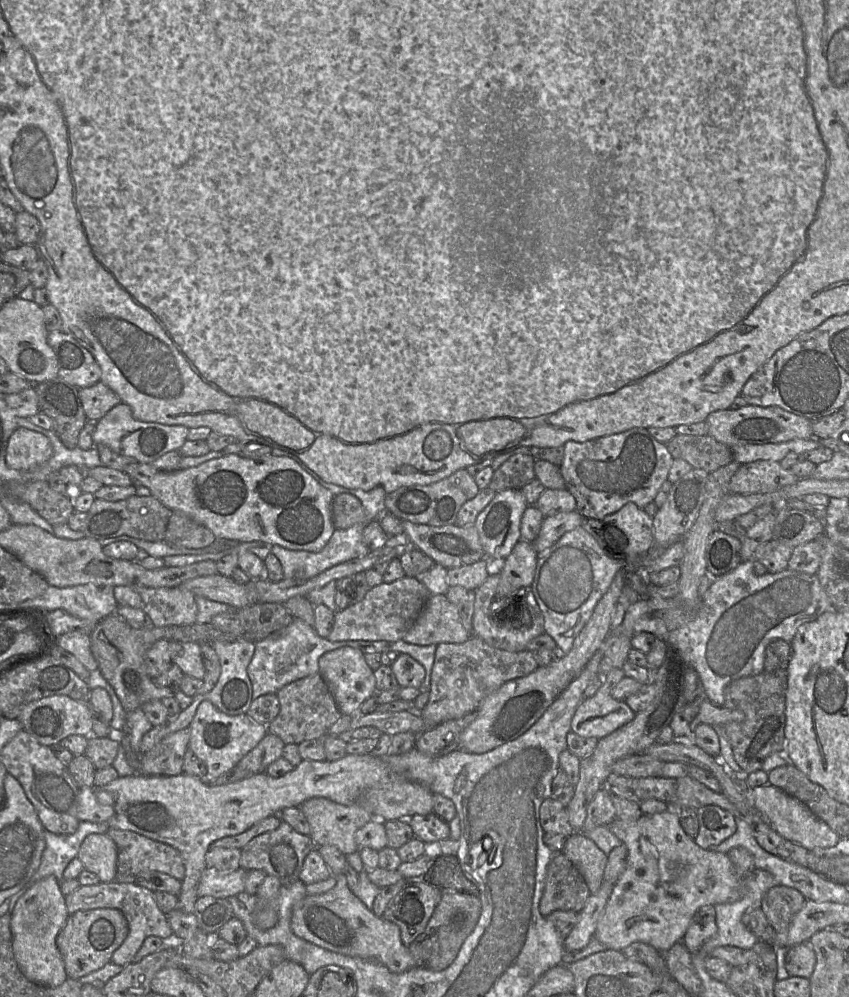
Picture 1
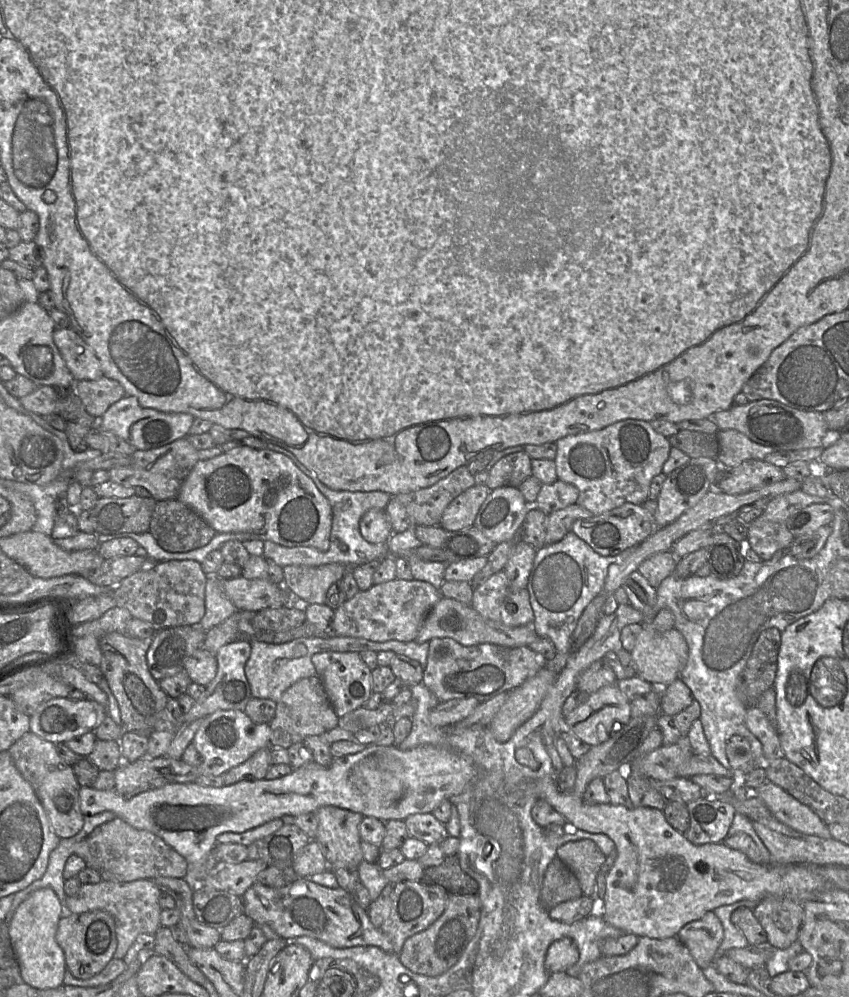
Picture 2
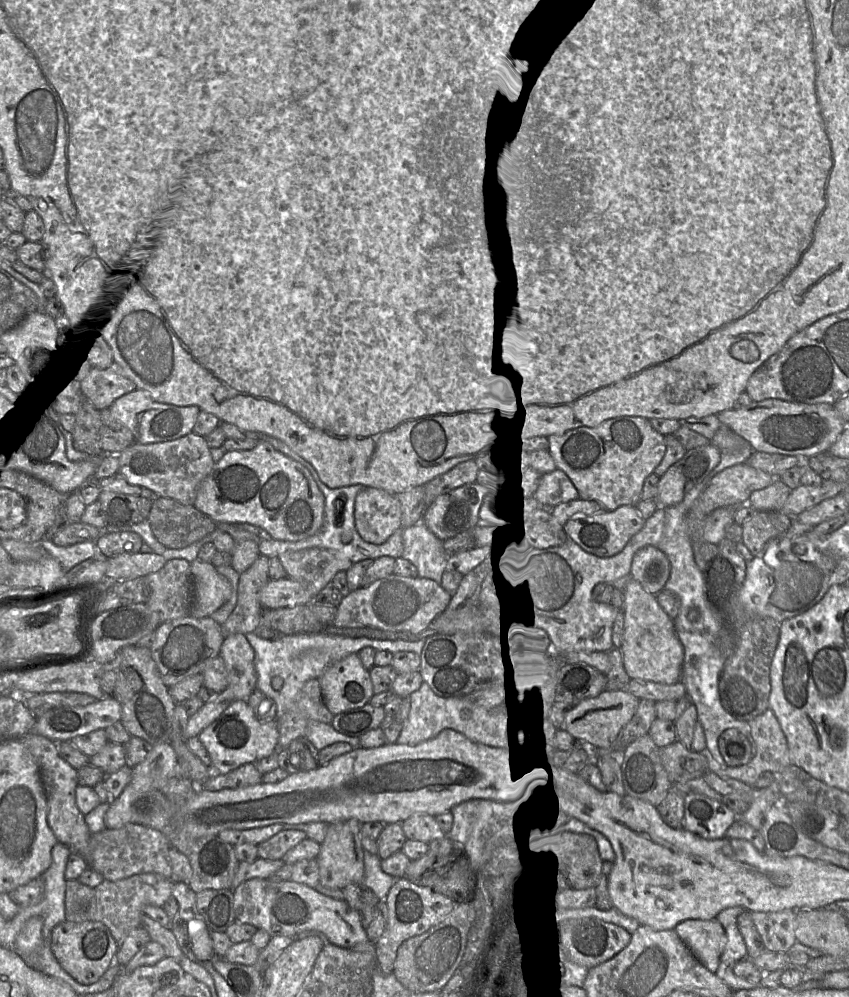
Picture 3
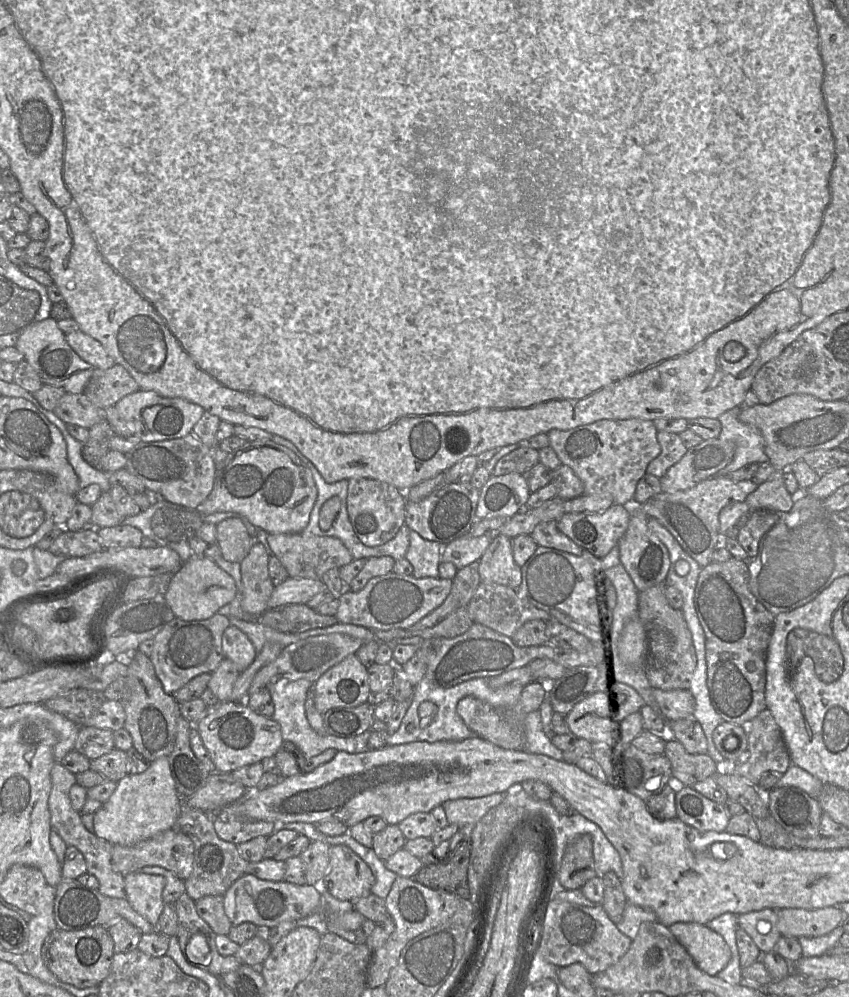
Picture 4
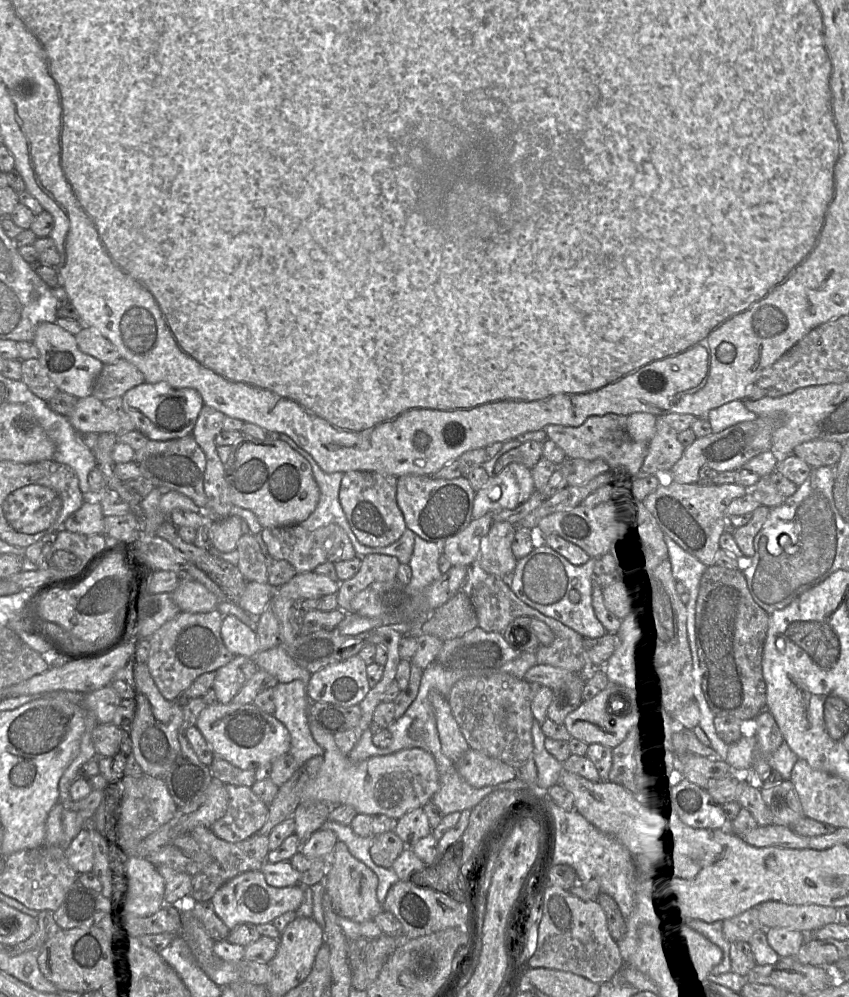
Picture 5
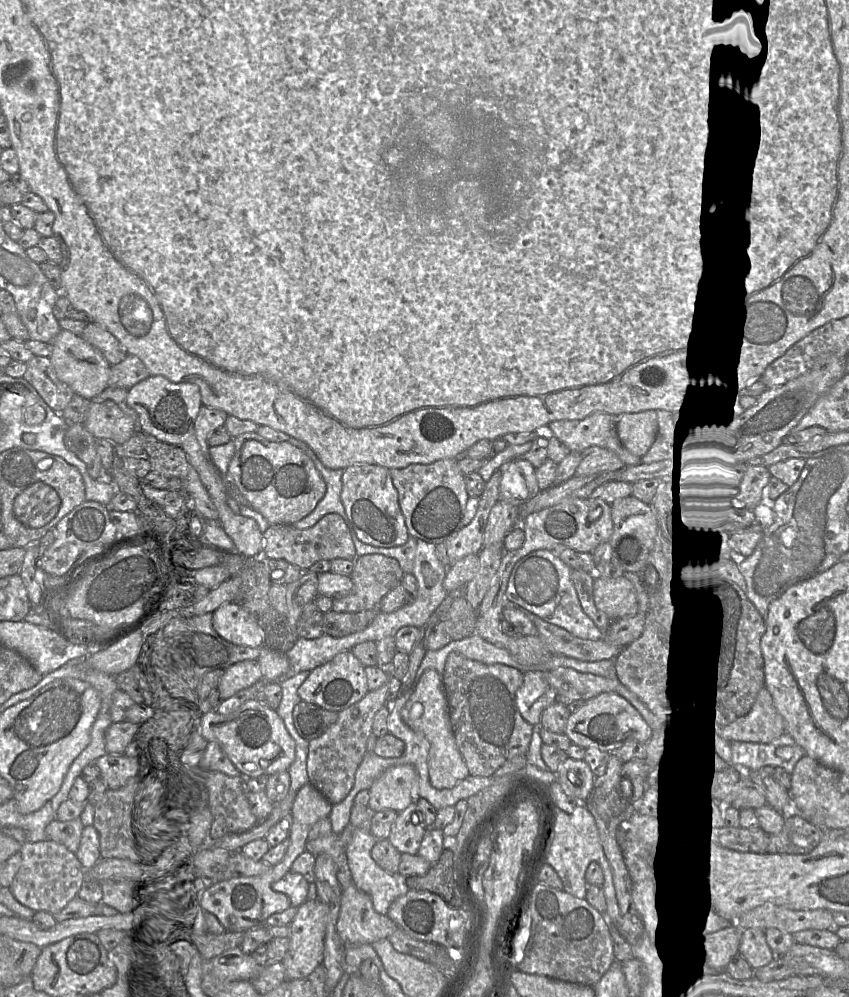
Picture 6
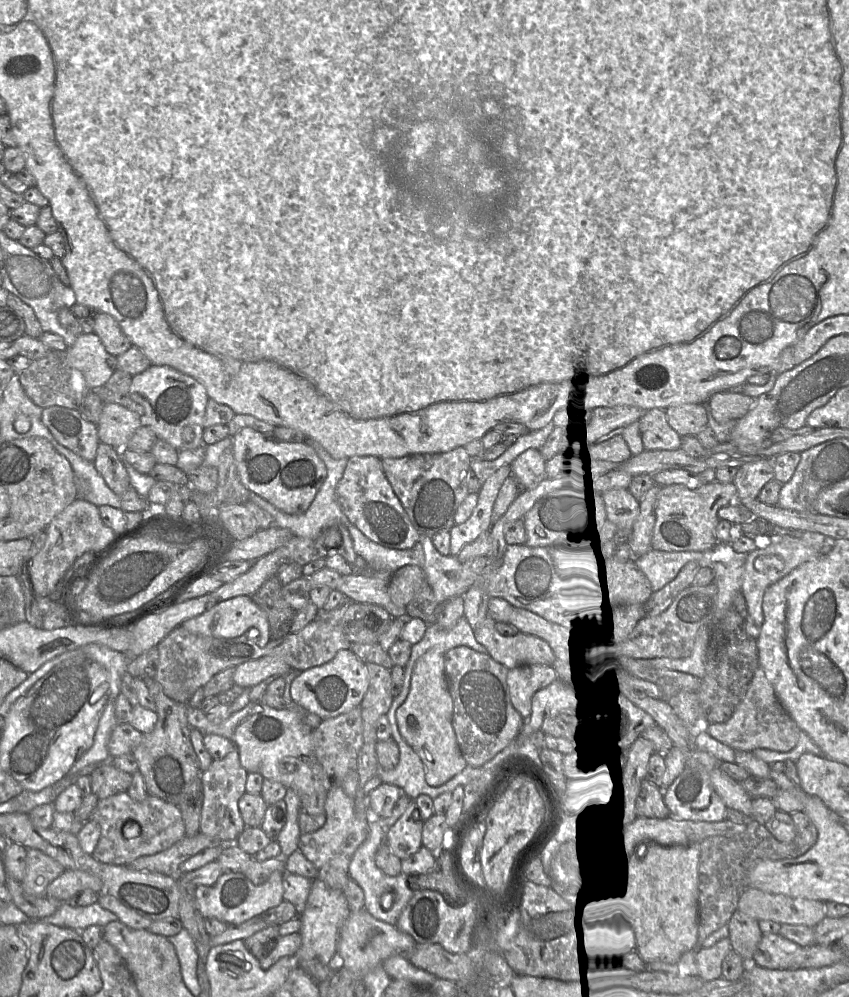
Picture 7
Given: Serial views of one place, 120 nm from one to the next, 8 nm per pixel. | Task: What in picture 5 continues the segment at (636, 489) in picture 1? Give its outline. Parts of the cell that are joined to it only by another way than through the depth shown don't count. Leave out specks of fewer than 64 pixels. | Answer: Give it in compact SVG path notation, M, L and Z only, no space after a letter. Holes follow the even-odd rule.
M607 414L591 416L581 426L567 427L549 425L545 427L547 439L560 447L566 459L603 460L611 472L637 478L642 473L642 466L648 453L648 443L633 441L626 430L627 416Z

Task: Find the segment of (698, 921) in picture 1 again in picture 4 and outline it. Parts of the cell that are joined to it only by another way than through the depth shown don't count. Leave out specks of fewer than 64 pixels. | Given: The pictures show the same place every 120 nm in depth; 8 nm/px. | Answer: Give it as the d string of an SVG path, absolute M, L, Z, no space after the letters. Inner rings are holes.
M677 922L668 929L703 972L716 976L726 967L730 950L717 932L694 922Z

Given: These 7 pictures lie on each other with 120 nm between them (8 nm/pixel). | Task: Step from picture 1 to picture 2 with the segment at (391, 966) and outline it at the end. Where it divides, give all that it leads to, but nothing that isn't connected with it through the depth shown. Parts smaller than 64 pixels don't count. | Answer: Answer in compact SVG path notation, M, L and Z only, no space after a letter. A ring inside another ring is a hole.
M299 878L282 887L267 887L254 883L242 896L243 913L251 918L255 925L269 925L281 938L292 941L299 936L308 936L321 940L335 948L354 946L377 946L387 953L393 953L393 944L381 928L375 927L368 915L353 898L350 892L341 887L328 888L310 881L308 878Z

